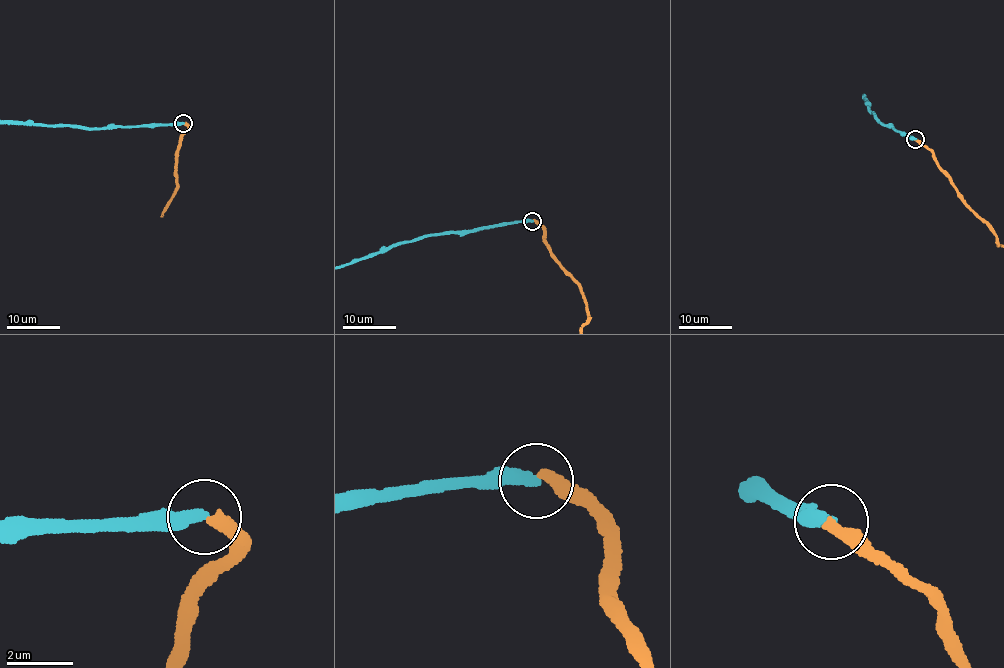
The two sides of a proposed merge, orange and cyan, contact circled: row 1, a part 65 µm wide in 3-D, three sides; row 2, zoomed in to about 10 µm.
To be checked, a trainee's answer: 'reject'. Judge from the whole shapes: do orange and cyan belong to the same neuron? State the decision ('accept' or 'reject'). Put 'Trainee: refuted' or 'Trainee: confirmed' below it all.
reject
Trainee: confirmed

